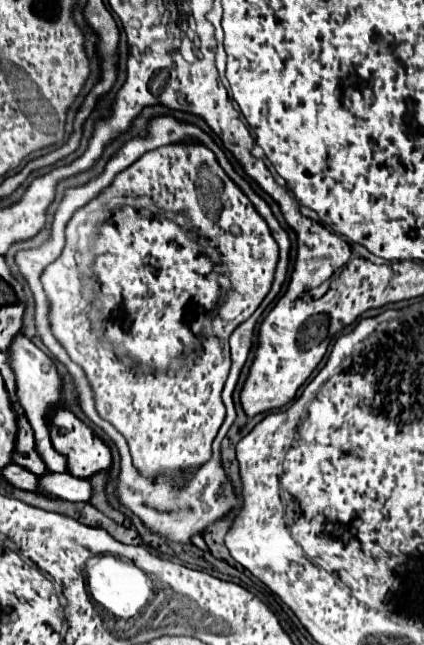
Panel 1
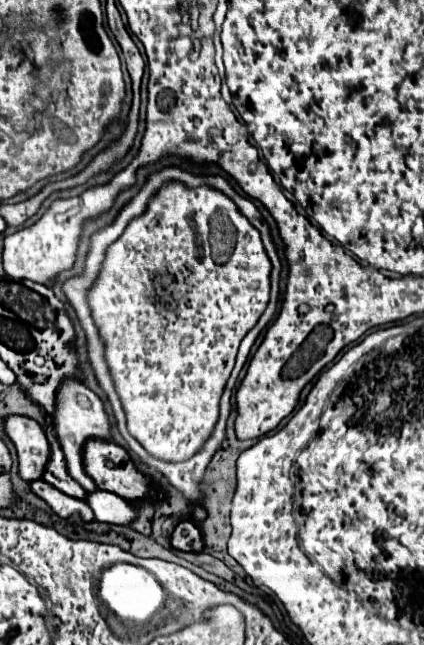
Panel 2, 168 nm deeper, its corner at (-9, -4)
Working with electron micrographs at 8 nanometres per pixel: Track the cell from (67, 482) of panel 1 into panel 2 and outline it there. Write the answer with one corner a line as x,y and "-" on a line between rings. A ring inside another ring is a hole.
102,489
90,491
90,493
86,493
84,501
94,511
94,517
98,521
104,521
104,523
130,525
136,517
134,509
122,497
110,493
110,491
102,491

